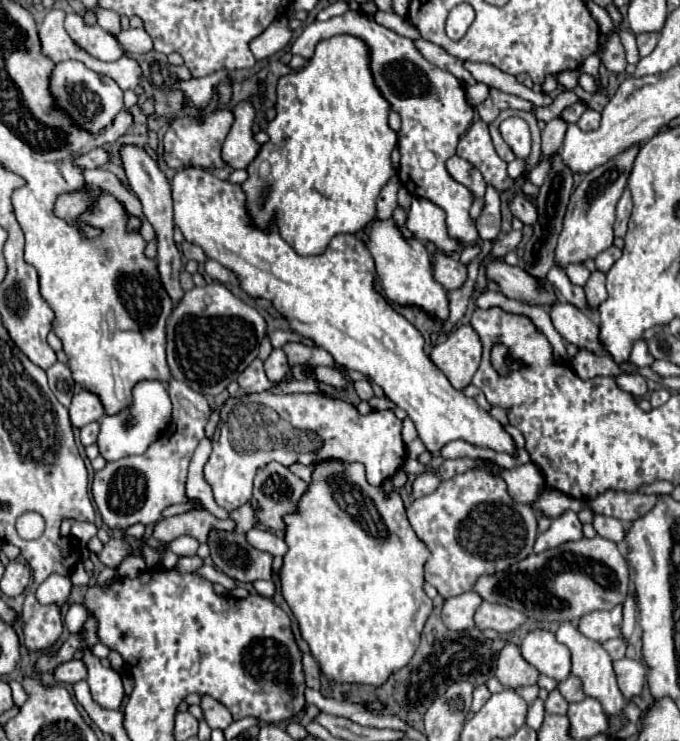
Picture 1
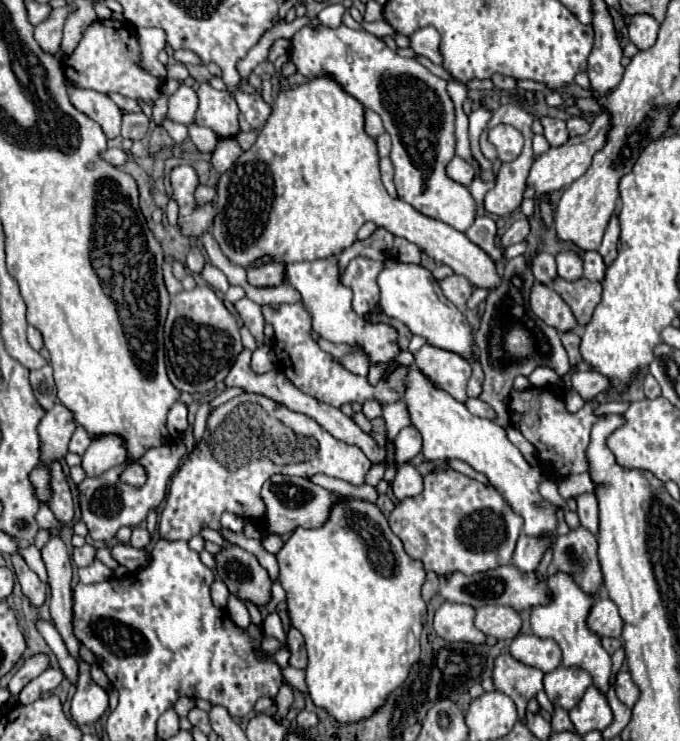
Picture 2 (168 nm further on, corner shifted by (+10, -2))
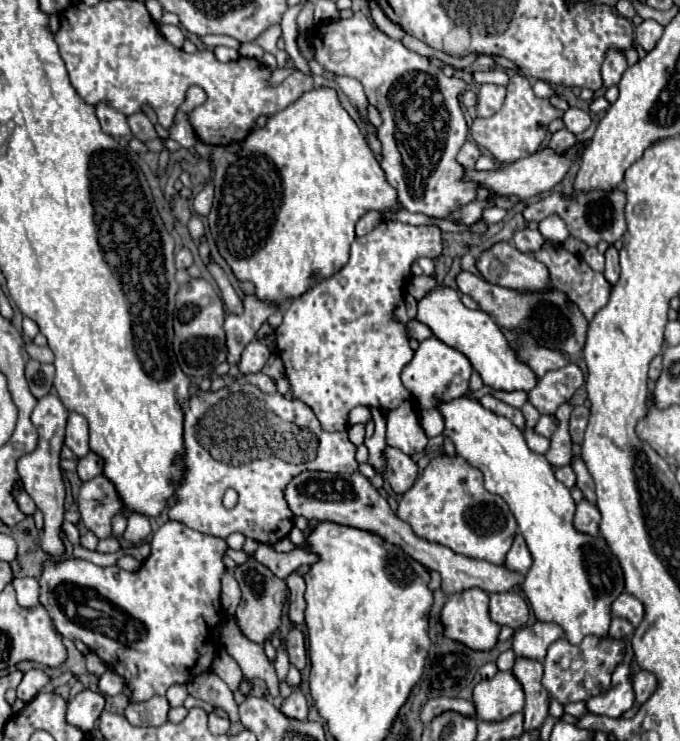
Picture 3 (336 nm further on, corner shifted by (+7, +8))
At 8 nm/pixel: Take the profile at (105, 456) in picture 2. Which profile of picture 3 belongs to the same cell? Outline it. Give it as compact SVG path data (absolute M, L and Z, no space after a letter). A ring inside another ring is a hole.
M90 452L90 454L86 454L82 460L78 460L78 478L80 478L82 482L92 480L94 476L102 474L102 466L104 466L102 458Z

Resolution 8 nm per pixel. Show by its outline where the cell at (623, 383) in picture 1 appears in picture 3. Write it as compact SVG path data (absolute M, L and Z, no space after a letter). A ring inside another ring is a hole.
M566 364L560 370L548 372L528 392L528 402L540 410L540 414L554 414L556 408L566 402L582 386L582 372L576 364Z

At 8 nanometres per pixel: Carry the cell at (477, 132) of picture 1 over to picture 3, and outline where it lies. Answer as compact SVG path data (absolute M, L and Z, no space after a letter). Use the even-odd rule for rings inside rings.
M482 84L478 92L478 104L476 104L476 114L480 118L488 118L494 112L500 110L506 98L506 88L496 86L496 84Z

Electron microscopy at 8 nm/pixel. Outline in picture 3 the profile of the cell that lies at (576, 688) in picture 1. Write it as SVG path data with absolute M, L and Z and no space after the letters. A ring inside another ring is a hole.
M586 636L578 646L572 646L566 638L560 638L548 648L548 654L544 658L542 686L560 704L570 704L570 702L580 702L580 700L586 702L592 696L602 694L610 686L612 672L624 660L624 654L626 654L626 644L622 638Z

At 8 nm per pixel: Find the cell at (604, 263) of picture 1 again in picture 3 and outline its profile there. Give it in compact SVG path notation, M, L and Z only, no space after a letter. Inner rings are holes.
M588 248L584 254L582 254L584 262L594 270L594 272L602 272L604 270L604 254L600 254L596 248Z

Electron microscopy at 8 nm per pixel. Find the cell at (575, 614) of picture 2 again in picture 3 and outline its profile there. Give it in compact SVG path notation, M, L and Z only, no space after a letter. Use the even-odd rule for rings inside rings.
M456 398L452 402L440 404L438 410L444 416L444 424L446 424L444 436L448 436L454 442L456 454L462 456L472 466L476 466L478 470L482 470L486 490L502 496L518 522L518 528L520 528L520 532L526 540L526 546L532 554L532 560L534 560L530 572L524 576L522 590L524 590L530 606L534 608L536 618L540 622L560 624L566 632L568 642L572 642L572 644L580 644L586 634L596 634L596 636L608 634L608 626L612 620L610 606L620 594L626 592L624 572L620 568L618 558L610 552L610 546L602 536L582 534L574 528L576 504L570 496L570 490L560 480L556 480L554 470L552 470L550 462L546 460L546 456L532 452L524 440L522 430L518 430L508 418L486 410L476 400Z

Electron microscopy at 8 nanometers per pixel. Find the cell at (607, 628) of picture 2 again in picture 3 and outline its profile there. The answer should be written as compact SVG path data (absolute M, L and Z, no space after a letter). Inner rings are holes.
M622 594L614 604L612 604L612 614L614 616L622 616L626 620L632 622L632 626L638 626L644 618L644 604L634 598L632 594Z

